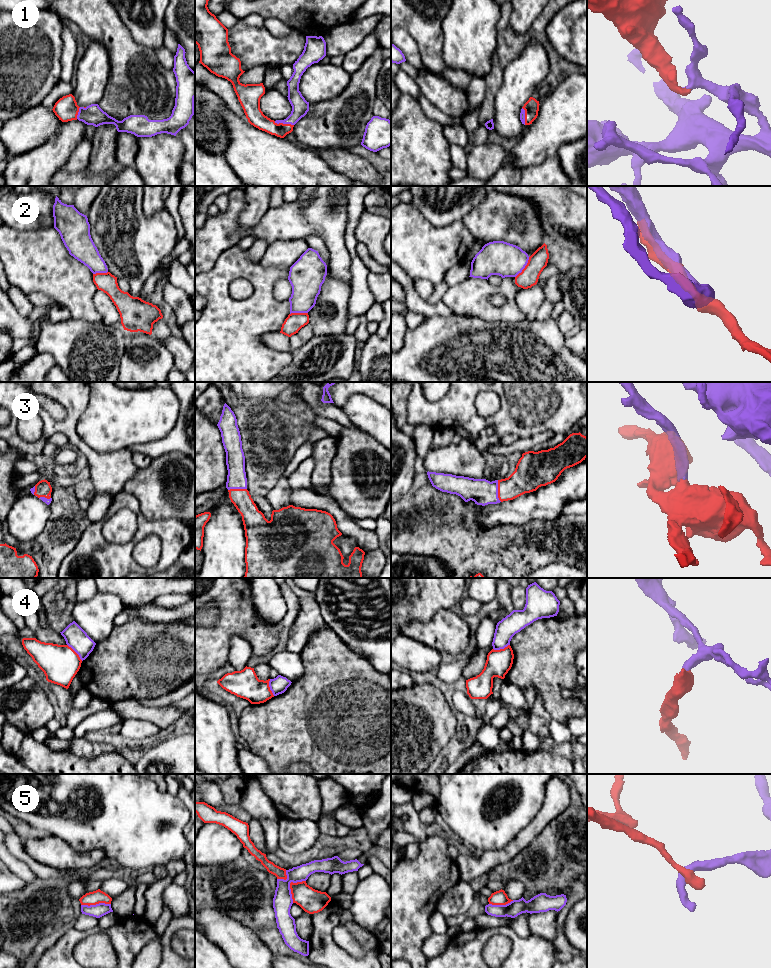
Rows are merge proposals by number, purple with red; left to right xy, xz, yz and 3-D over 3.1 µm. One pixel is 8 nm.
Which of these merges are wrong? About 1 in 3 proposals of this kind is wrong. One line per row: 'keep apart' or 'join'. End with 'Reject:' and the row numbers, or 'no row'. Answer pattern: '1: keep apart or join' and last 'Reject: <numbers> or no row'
1: join
2: join
3: join
4: keep apart
5: keep apart
Reject: 4, 5

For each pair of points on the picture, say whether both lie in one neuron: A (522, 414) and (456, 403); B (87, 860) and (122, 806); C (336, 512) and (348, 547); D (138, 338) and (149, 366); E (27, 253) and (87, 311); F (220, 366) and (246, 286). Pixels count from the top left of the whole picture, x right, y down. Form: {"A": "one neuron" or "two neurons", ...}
{"A": "one neuron", "B": "two neurons", "C": "two neurons", "D": "one neuron", "E": "one neuron", "F": "two neurons"}

